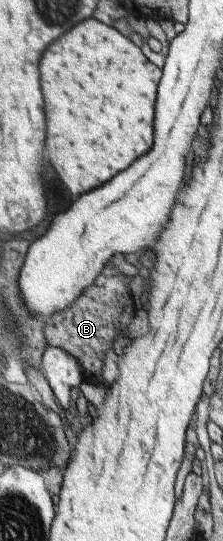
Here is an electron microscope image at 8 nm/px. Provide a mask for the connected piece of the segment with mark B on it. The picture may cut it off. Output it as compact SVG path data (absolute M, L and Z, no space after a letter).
M117 267L105 268L105 272L101 272L101 280L97 280L97 284L93 284L81 300L44 319L43 332L47 345L71 353L81 365L84 380L89 383L100 384L99 370L105 350L109 350L113 336L117 336L115 332L126 332L127 325L132 321L134 308L131 306L130 280L131 276L125 276Z

